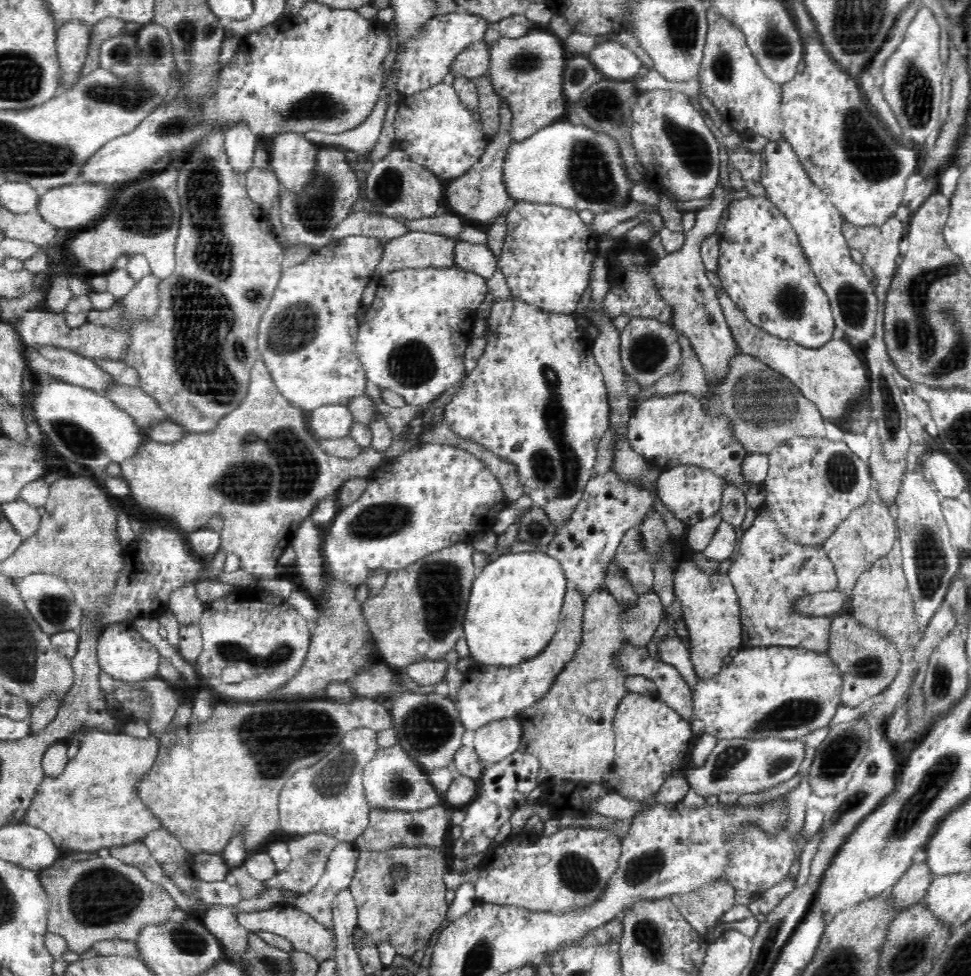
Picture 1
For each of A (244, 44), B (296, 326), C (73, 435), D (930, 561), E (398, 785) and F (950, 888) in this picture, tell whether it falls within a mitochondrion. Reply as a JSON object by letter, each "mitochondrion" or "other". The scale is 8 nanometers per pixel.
{"A":"other","B":"mitochondrion","C":"mitochondrion","D":"mitochondrion","E":"mitochondrion","F":"other"}

